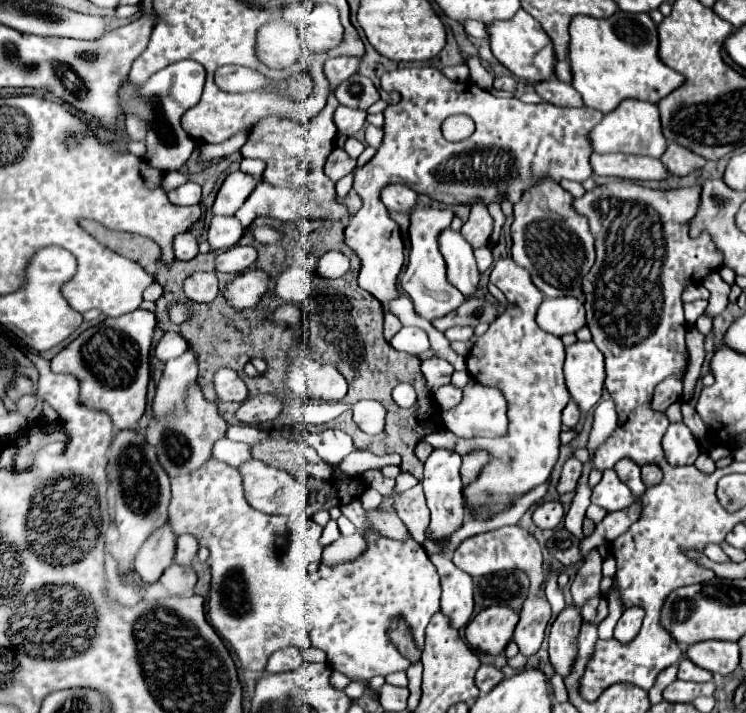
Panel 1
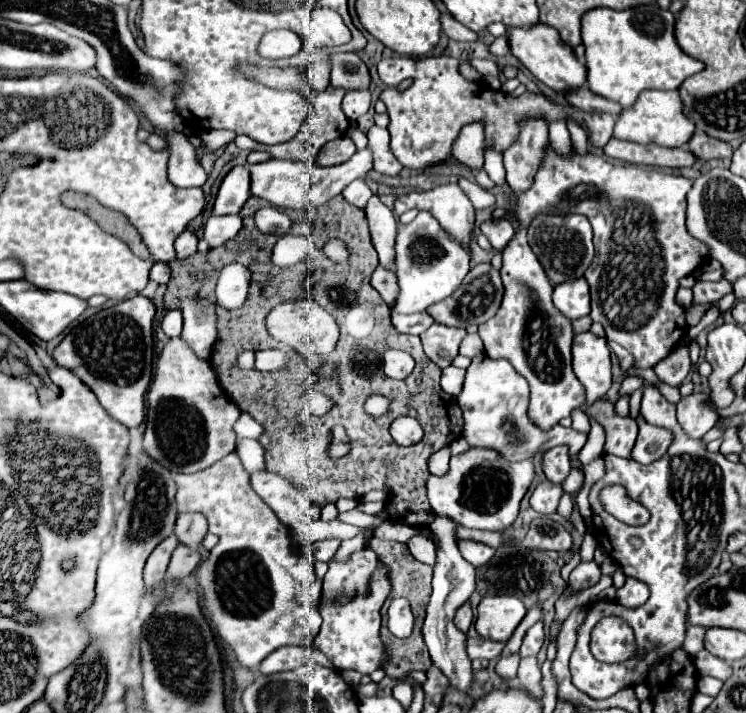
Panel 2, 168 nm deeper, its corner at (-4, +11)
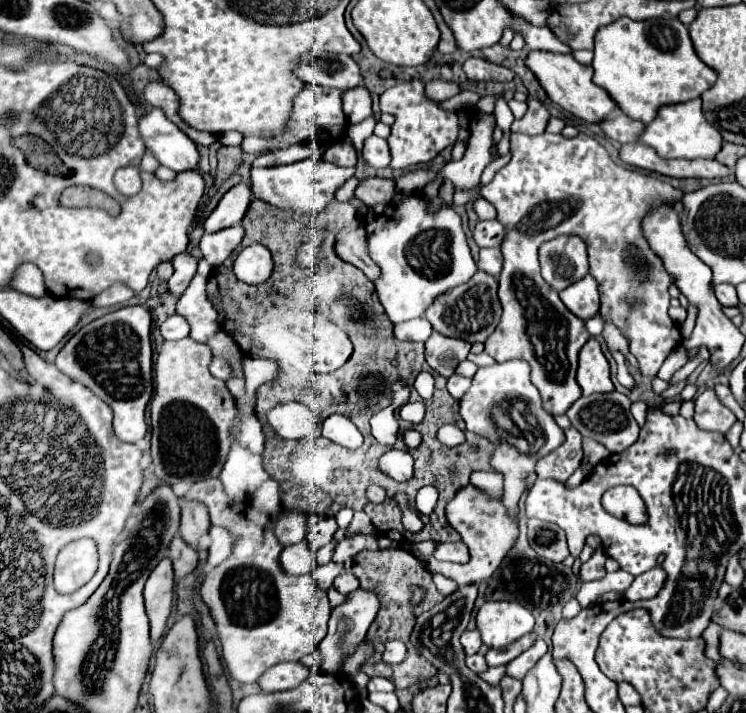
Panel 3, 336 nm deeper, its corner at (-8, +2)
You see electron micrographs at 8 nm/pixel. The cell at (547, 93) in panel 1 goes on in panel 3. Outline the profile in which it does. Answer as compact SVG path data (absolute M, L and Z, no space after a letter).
M617 113L617 117L609 117L607 121L601 123L601 129L615 141L619 141L621 145L625 143L635 143L639 141L643 129L645 129L645 123L641 121L635 121L631 117L627 117L625 113Z

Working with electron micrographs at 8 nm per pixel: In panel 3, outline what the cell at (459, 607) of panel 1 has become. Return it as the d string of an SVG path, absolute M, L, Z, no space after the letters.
M465 631L465 633L461 635L461 645L463 645L463 649L465 649L465 655L477 653L479 647L481 647L481 637L479 637L479 633L475 633L475 631Z

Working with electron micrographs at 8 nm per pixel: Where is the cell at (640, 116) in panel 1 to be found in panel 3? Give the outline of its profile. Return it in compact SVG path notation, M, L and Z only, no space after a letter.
M691 99L687 103L675 103L675 105L665 105L659 109L655 121L651 121L645 127L645 133L639 139L641 143L653 147L661 157L675 157L675 153L691 153L687 155L689 159L713 159L721 145L723 137L719 137L719 131L707 123L701 111L701 99Z

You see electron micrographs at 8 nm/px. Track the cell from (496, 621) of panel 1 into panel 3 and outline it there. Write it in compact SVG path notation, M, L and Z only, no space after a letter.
M487 601L477 617L477 631L489 649L501 649L533 631L535 619L517 601Z

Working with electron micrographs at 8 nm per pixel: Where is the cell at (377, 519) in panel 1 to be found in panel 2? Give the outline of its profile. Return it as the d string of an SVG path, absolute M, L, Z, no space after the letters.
M415 534L415 536L409 538L409 550L419 562L429 564L429 566L435 564L435 544L433 544L433 540L429 540L421 534Z

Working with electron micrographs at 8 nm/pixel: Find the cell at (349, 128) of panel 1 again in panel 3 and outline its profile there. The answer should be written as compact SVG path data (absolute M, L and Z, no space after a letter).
M363 85L343 91L343 113L347 113L349 123L359 123L373 113L371 95Z

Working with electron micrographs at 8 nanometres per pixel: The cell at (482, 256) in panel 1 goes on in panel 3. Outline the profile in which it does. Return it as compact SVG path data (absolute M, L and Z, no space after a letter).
M481 249L479 251L479 261L477 267L493 277L499 277L501 273L501 265L503 265L503 255L501 249Z

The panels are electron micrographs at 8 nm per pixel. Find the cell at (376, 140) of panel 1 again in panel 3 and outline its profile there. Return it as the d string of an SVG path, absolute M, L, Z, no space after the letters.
M371 135L367 137L367 141L363 141L363 151L361 151L363 159L373 165L375 169L379 167L387 167L391 157L389 157L389 149L387 149L387 141L377 137L377 135Z

